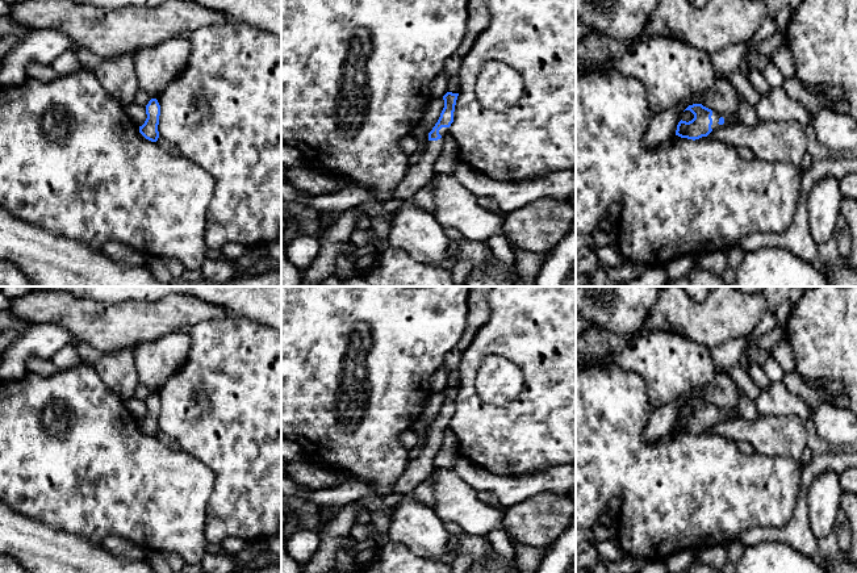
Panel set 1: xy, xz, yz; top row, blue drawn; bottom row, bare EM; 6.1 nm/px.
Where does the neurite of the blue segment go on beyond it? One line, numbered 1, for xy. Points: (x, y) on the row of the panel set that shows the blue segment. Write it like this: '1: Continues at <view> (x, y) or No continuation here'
1: No continuation here

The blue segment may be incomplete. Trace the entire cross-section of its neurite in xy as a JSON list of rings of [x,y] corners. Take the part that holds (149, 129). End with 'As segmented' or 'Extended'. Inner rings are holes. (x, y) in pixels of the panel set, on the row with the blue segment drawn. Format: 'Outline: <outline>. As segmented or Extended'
Outline: [[[151,99],[146,105],[147,118],[142,126],[139,126],[139,133],[149,141],[156,142],[159,138],[158,125],[160,116],[160,105],[156,99]]]. As segmented

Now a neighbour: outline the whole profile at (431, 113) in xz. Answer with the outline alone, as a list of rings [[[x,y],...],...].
[[[443,97],[432,99],[428,103],[427,108],[423,110],[423,116],[415,129],[422,129],[430,133],[435,124],[438,122],[443,108],[444,108]]]

